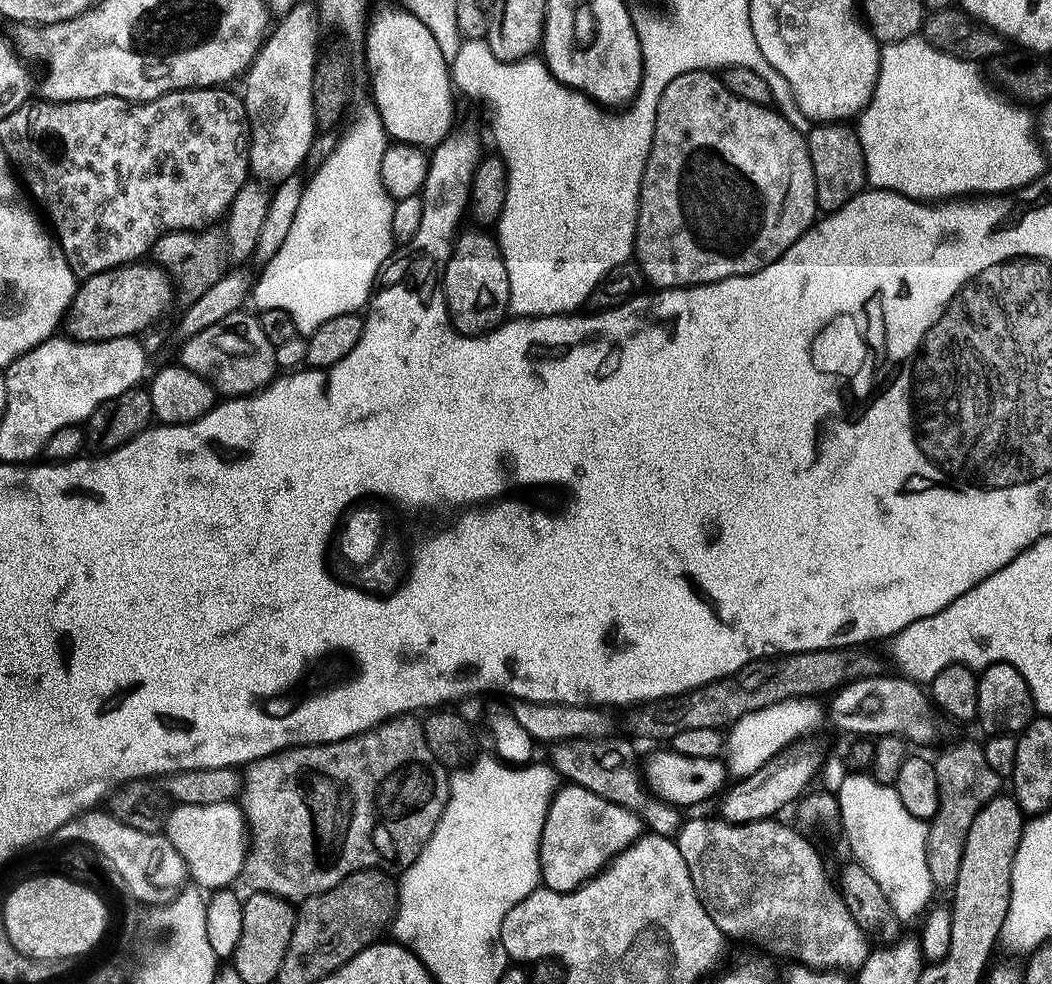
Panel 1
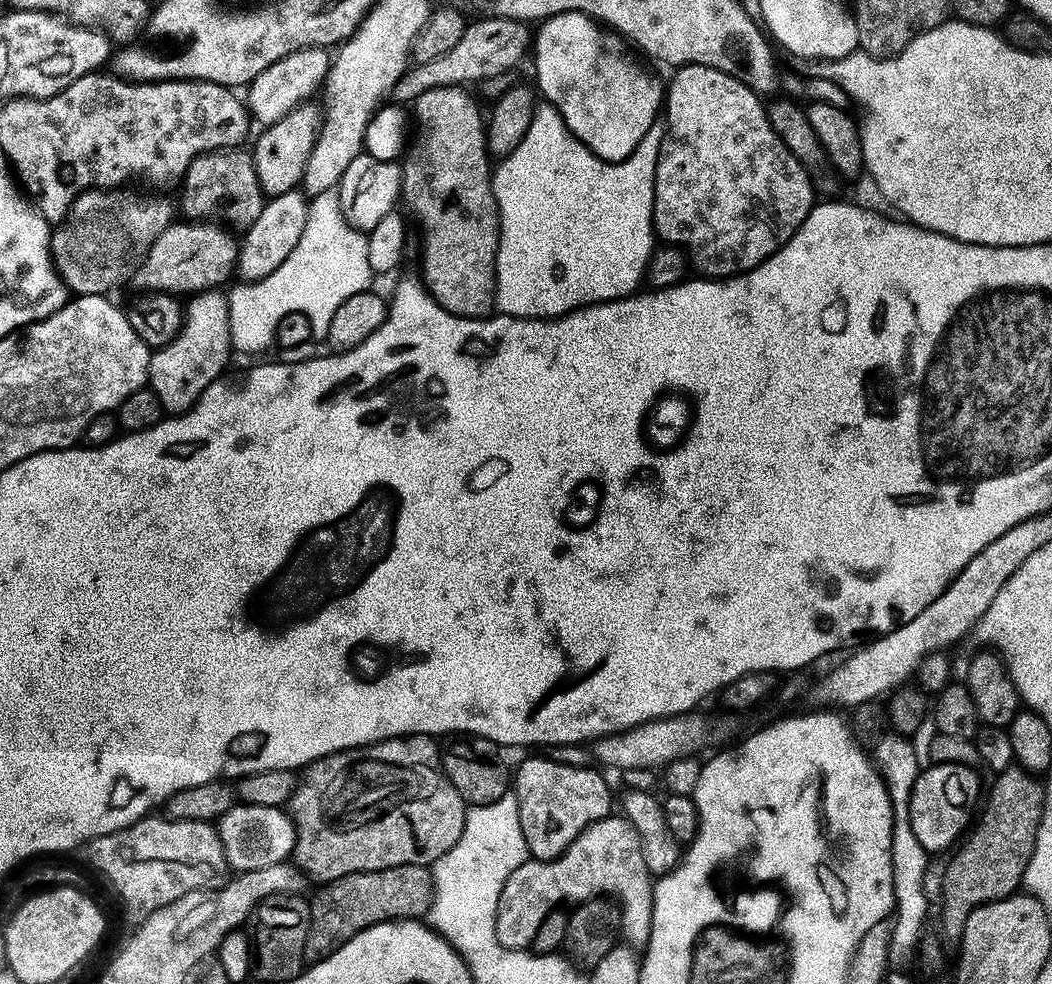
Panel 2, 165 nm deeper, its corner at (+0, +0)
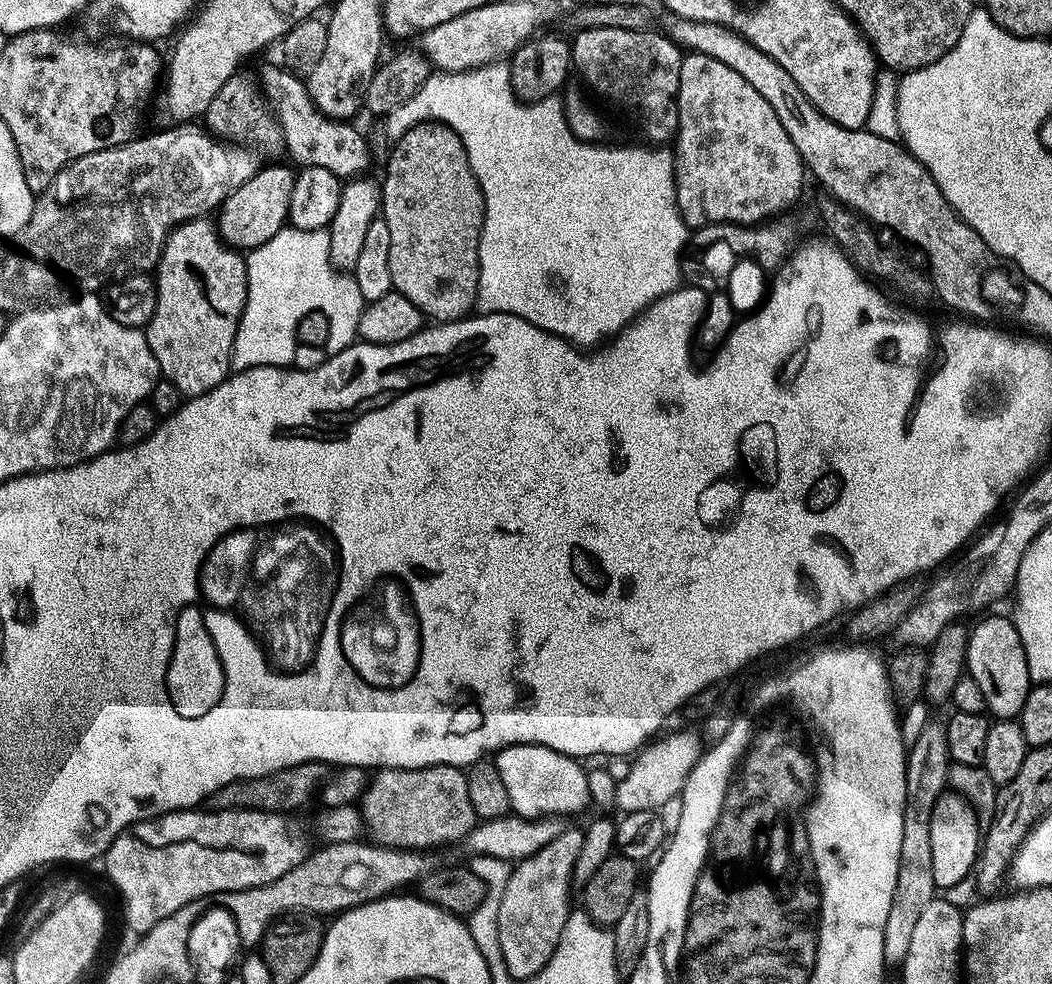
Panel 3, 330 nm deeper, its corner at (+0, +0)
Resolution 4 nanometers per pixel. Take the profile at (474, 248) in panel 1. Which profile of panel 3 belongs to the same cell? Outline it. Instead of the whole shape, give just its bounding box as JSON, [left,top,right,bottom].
[380,122,484,322]

